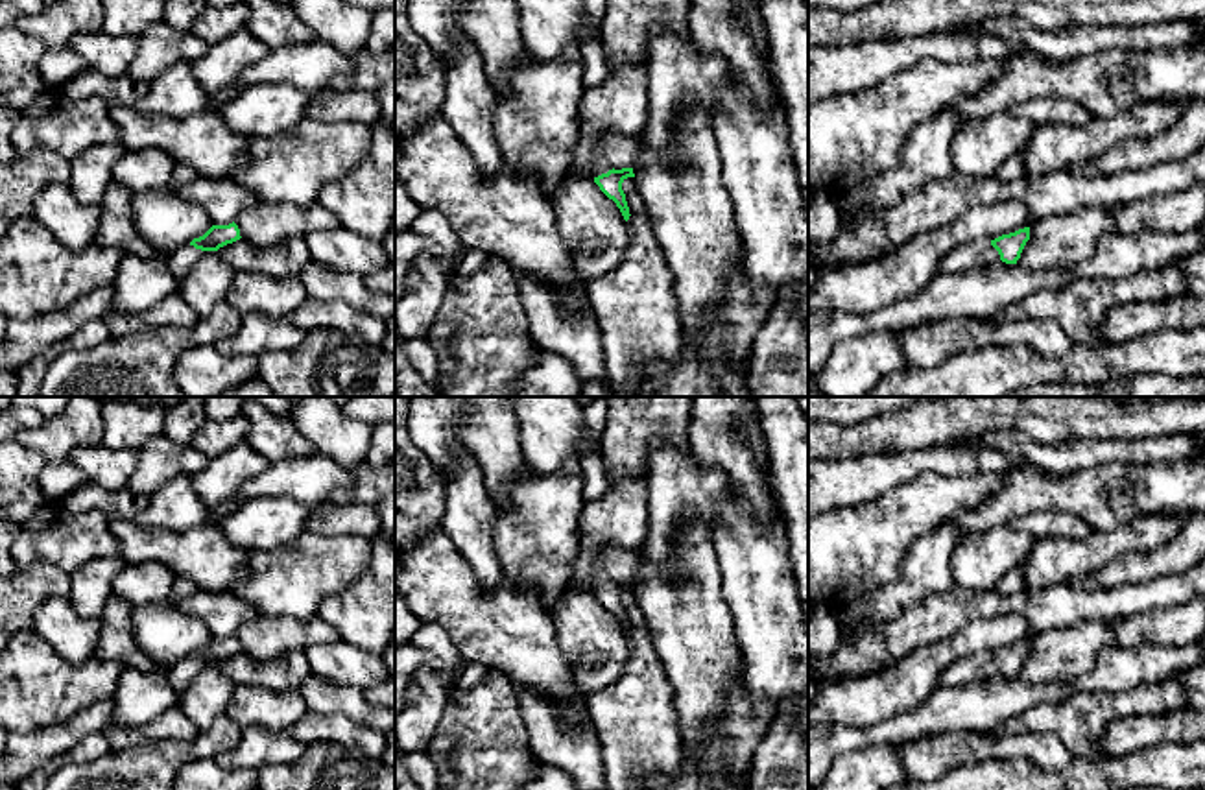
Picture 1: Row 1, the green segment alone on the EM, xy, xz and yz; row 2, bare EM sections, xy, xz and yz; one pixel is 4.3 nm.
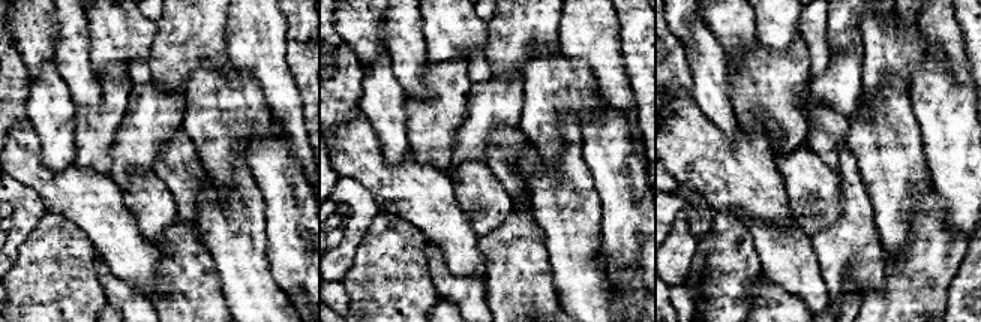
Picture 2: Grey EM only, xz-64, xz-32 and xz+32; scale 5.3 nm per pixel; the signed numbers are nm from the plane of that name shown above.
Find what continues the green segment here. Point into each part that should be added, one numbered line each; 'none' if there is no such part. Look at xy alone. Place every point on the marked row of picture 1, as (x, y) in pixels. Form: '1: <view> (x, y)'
1: xy (181, 261)

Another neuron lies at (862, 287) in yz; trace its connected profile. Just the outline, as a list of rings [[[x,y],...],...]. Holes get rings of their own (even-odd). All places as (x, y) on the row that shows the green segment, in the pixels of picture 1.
[[[1015,199],[969,209],[954,223],[913,236],[889,253],[819,273],[808,292],[808,314],[877,310],[926,286],[960,245],[995,240],[1030,225],[1028,209]]]

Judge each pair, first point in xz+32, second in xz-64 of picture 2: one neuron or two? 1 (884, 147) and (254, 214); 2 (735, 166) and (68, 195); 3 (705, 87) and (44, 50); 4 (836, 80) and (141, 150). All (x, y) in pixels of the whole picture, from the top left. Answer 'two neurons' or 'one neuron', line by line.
1: one neuron
2: one neuron
3: two neurons
4: one neuron

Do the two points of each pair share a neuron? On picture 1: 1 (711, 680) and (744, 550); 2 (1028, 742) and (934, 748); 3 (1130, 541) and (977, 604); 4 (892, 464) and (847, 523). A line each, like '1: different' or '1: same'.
1: different
2: same
3: different
4: different

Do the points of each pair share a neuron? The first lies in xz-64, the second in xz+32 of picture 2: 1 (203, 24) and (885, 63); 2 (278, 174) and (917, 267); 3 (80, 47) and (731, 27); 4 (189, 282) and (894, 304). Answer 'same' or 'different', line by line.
1: different
2: different
3: same
4: different

